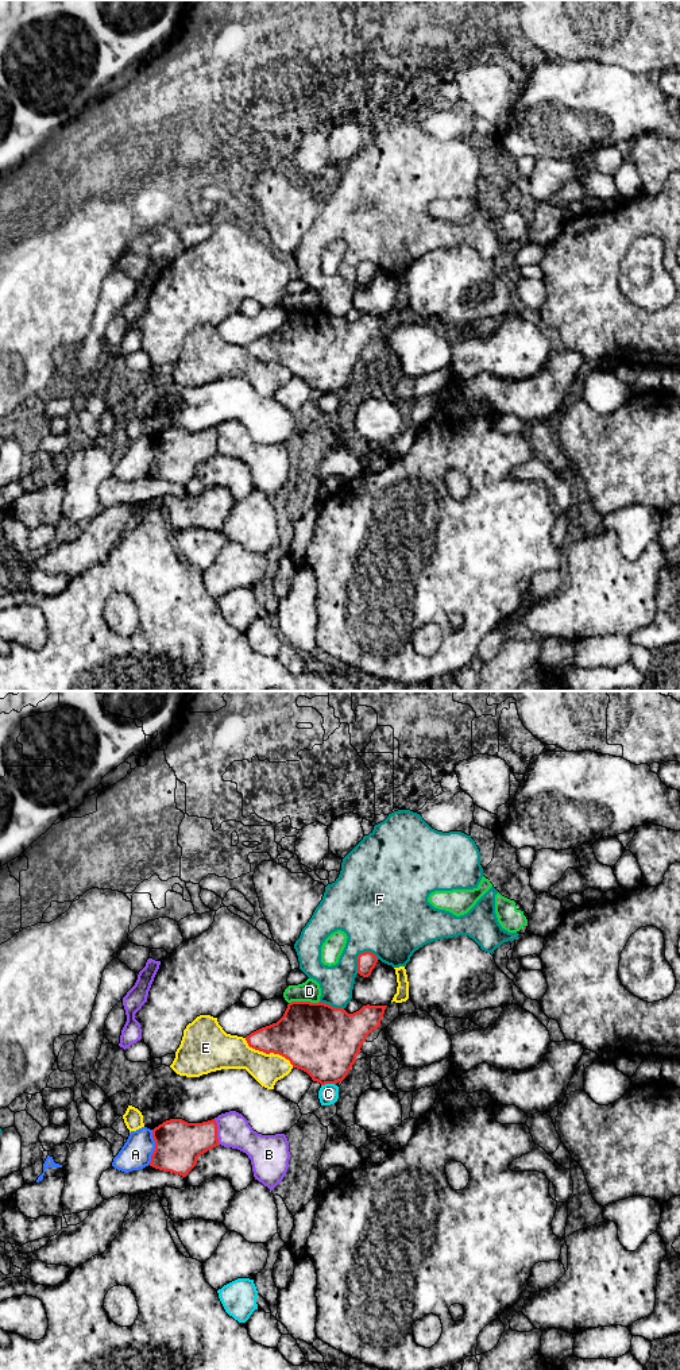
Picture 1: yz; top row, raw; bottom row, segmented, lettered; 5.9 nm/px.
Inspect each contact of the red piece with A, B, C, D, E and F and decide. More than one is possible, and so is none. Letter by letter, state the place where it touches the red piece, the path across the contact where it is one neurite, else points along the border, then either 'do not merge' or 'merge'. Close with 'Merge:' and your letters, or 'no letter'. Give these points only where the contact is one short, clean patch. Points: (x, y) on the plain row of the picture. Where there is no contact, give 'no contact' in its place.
A: meets red in yz at (155, 456); do not merge
B: meets red in yz at (216, 440); do not merge
C: meets red in yz at (328, 392); do not merge
D: meets red in yz at (304, 311); border along yz (319, 309), (289, 312); do not merge
E: meets red in yz at (269, 362); do not merge
F: meets red in yz at (359, 263); do not merge
Merge: no letter

